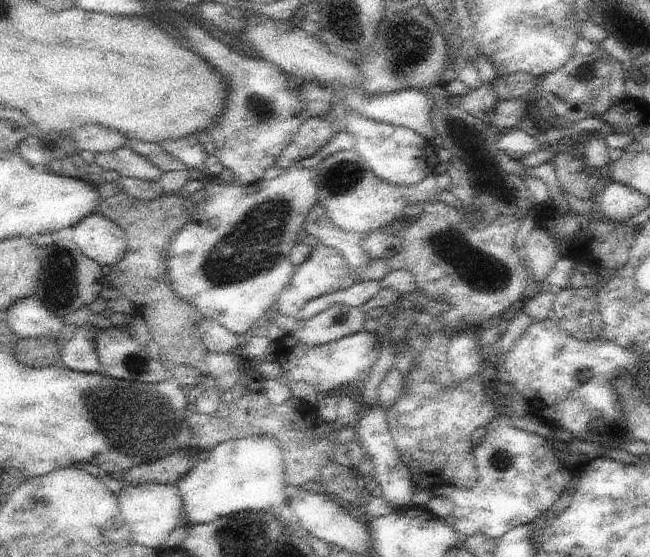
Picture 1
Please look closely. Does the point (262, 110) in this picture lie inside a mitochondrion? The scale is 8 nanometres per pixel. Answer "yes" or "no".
yes

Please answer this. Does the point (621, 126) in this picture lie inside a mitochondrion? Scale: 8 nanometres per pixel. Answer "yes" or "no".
no

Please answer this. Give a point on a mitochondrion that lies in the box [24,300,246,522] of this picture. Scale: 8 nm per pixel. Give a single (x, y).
(139, 423)

